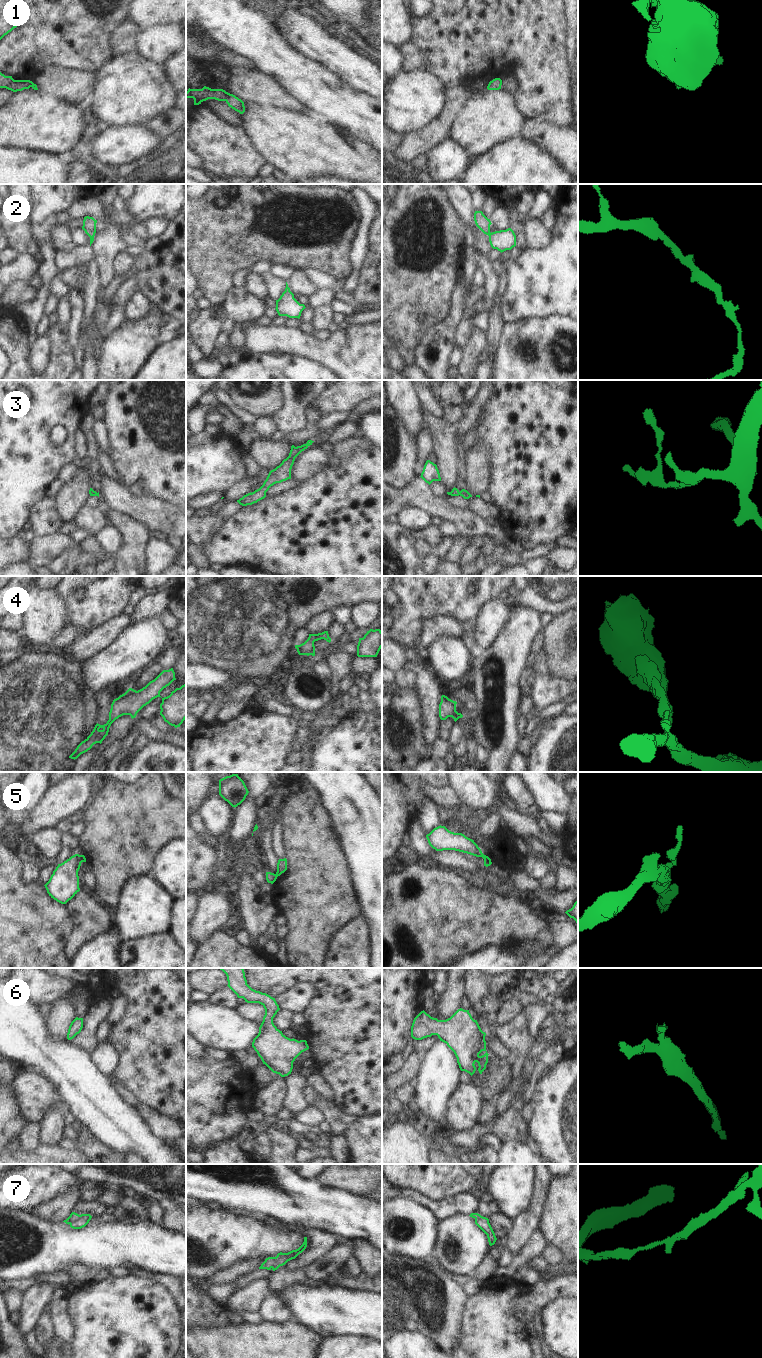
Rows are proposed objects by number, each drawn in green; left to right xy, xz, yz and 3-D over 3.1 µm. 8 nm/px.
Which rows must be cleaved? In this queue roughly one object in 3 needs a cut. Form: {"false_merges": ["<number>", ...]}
{"false_merges": ["1", "5"]}

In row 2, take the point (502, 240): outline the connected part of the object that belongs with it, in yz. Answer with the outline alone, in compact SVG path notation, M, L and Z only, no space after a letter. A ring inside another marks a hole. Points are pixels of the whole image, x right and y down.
M475 211L474 221L476 226L486 235L489 236L489 242L493 249L497 249L501 253L506 250L511 250L516 246L516 235L511 228L490 232L492 224L482 211Z

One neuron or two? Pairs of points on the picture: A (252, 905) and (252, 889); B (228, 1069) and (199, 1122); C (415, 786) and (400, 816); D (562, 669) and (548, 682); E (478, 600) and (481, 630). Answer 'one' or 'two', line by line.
A: one
B: one
C: one
D: two
E: two

